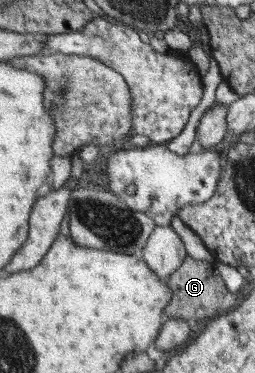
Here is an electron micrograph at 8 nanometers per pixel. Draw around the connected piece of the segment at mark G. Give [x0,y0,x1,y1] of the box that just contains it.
[165,255,237,322]

